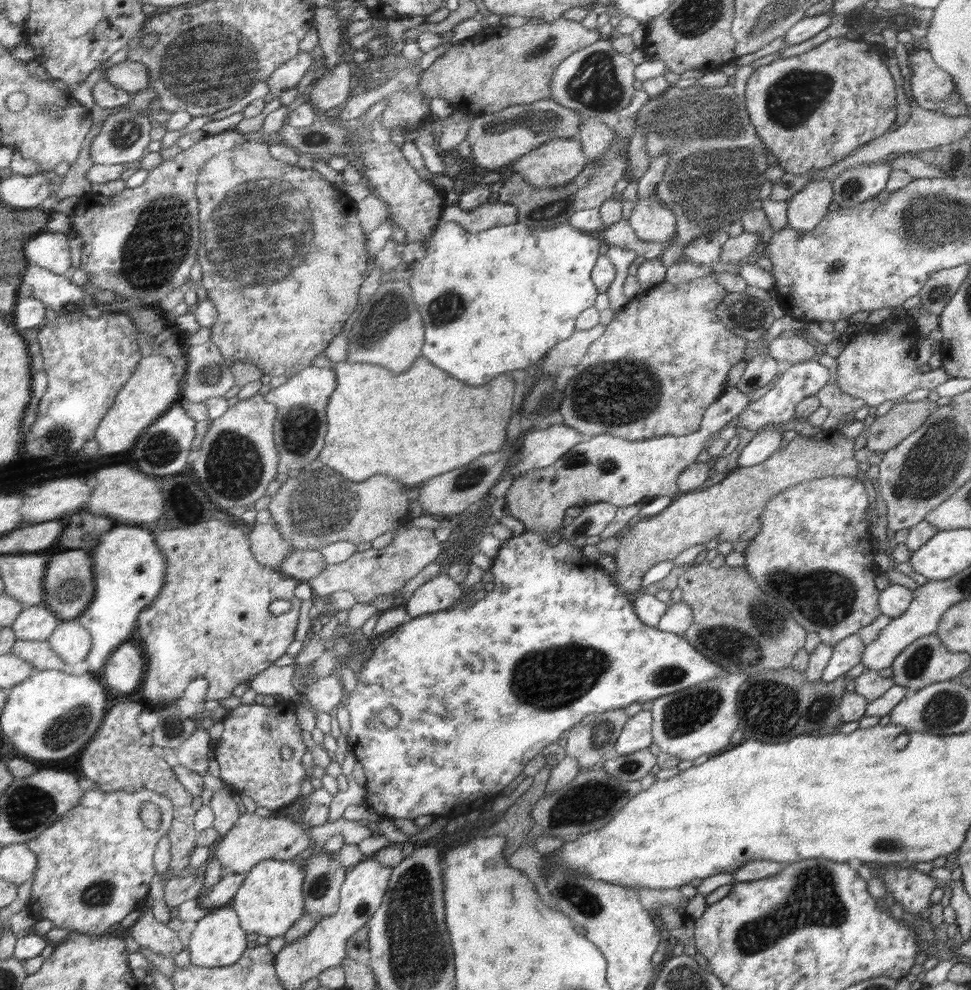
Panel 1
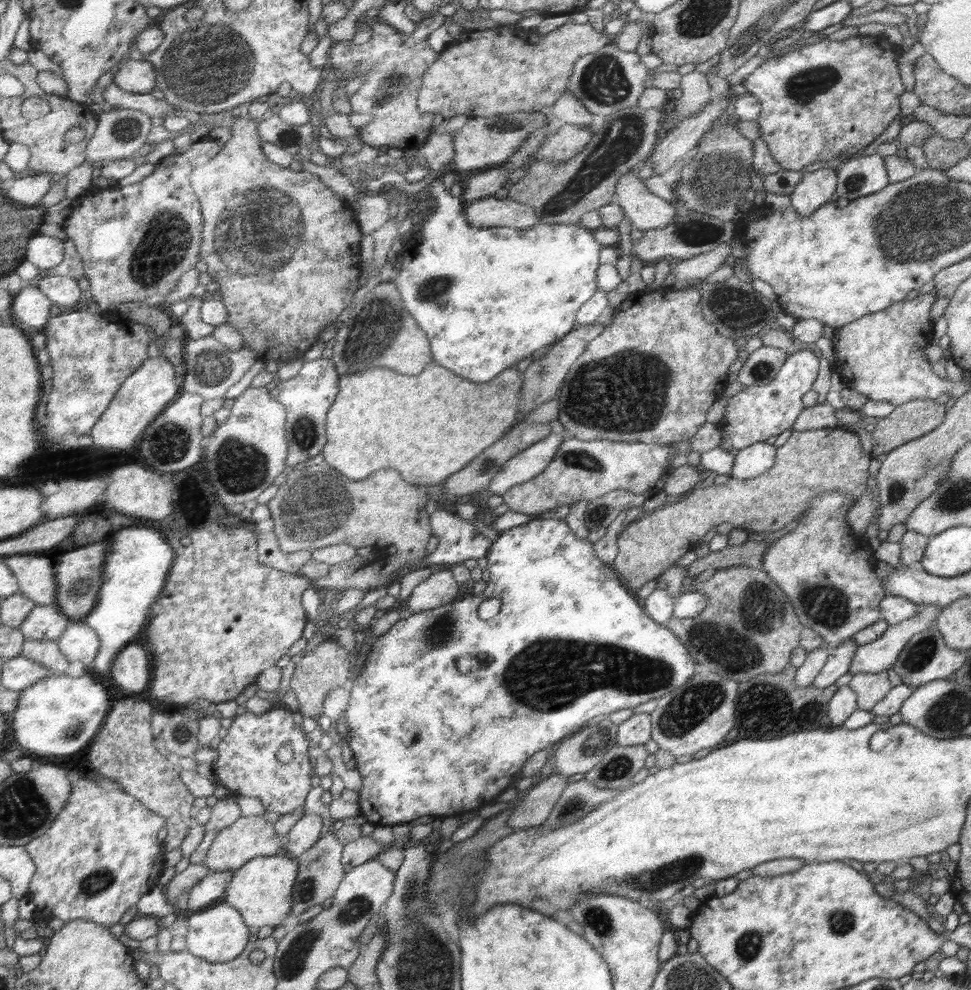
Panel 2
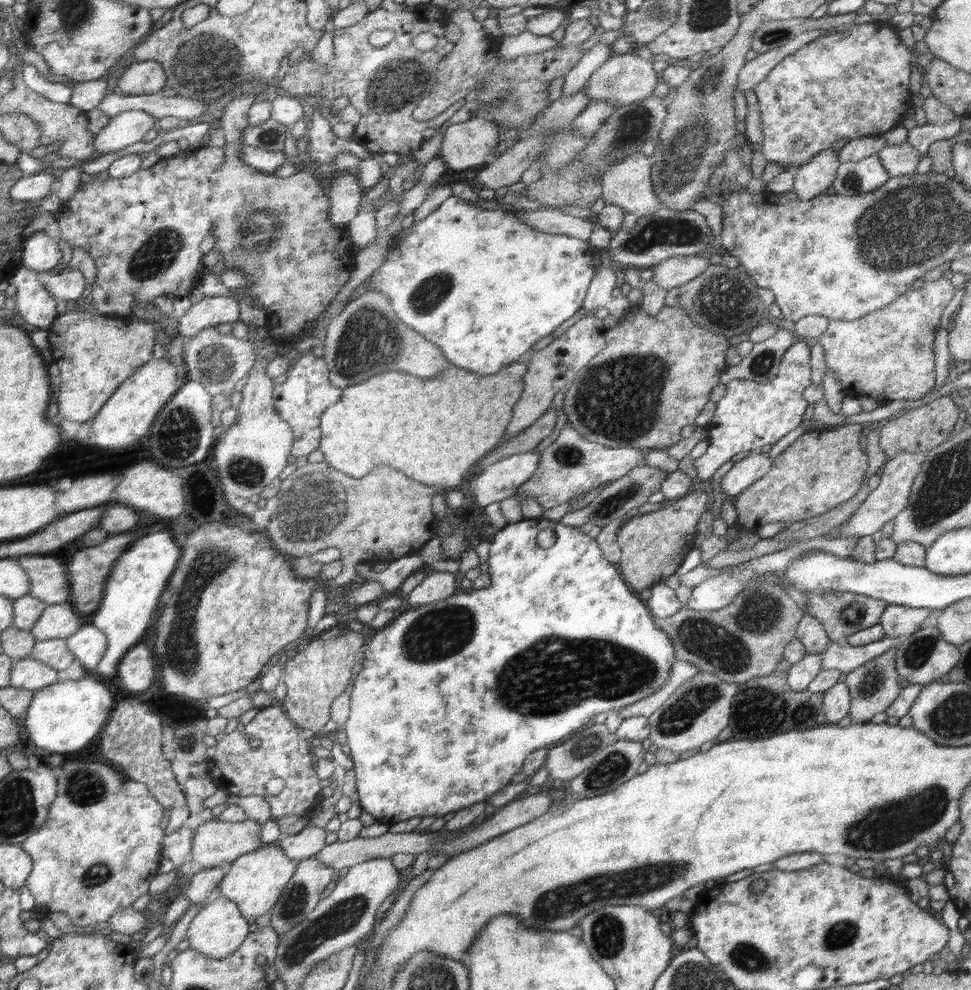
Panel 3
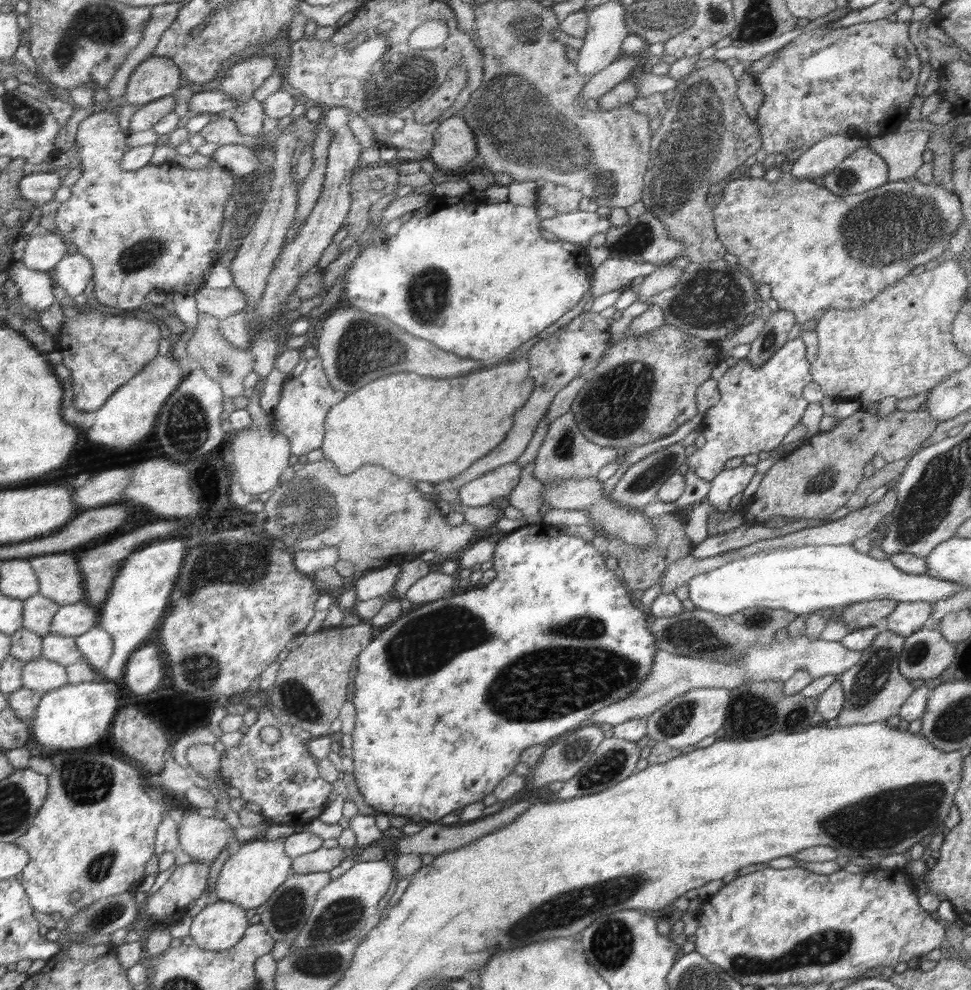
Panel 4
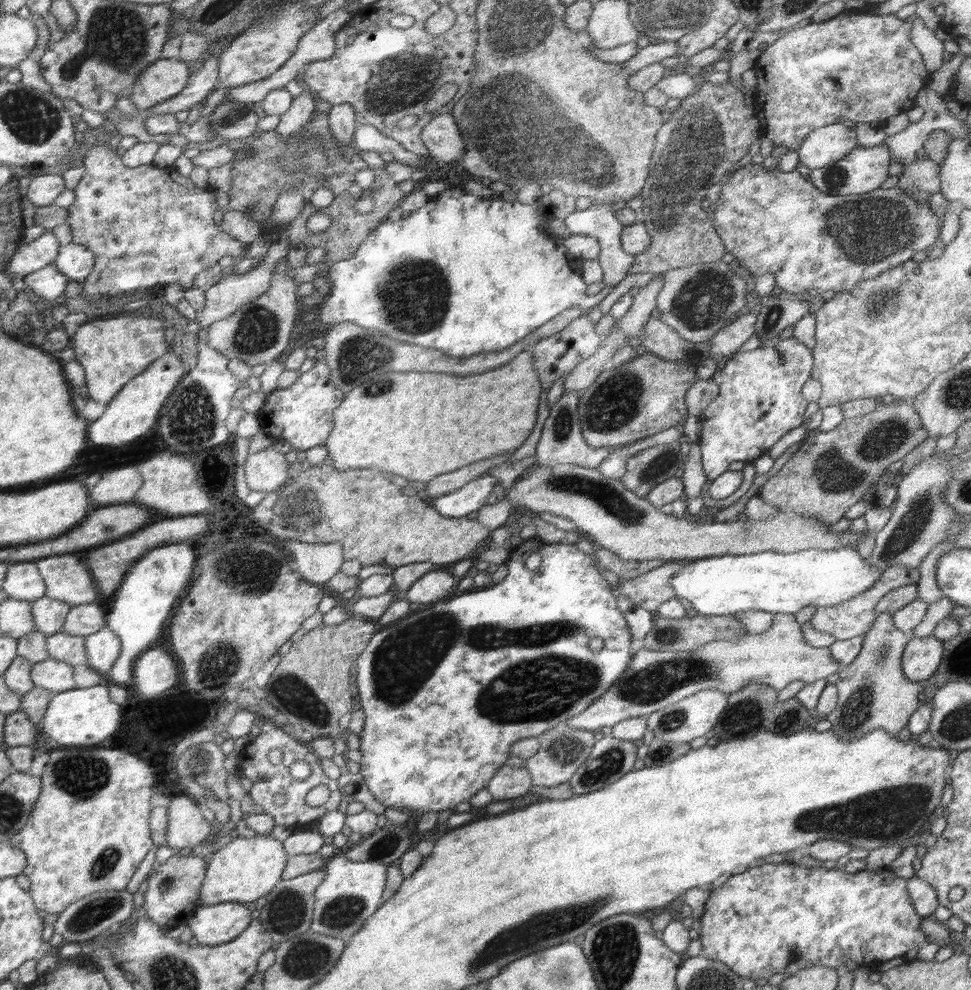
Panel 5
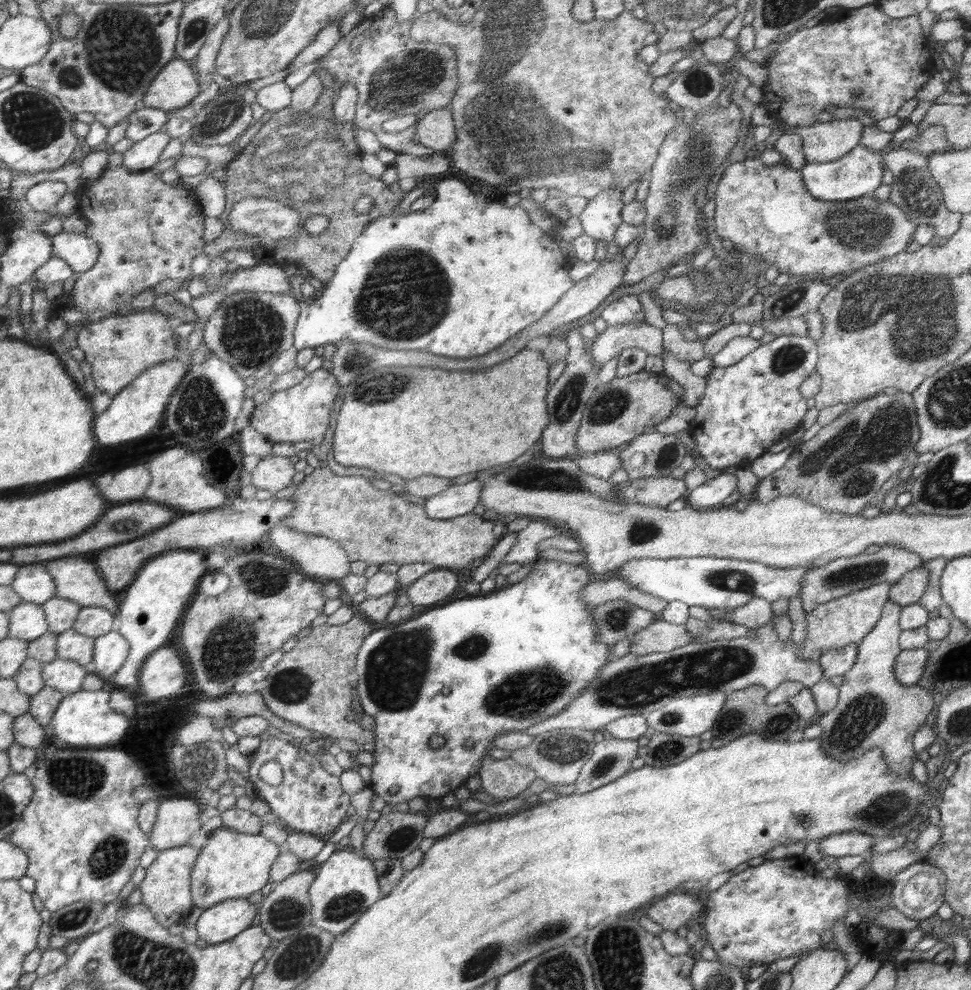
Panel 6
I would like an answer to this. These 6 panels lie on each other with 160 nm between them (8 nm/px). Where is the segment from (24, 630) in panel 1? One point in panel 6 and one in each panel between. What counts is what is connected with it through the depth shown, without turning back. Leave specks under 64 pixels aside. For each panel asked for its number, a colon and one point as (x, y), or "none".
2: (48, 622)
3: (60, 620)
4: (75, 619)
5: (83, 620)
6: (93, 621)

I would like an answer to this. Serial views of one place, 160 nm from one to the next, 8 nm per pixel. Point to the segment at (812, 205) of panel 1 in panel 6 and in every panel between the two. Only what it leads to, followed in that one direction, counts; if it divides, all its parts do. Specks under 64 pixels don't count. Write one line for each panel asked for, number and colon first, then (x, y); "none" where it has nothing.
2: (818, 184)
3: (813, 178)
4: (826, 155)
5: (825, 146)
6: (830, 139)

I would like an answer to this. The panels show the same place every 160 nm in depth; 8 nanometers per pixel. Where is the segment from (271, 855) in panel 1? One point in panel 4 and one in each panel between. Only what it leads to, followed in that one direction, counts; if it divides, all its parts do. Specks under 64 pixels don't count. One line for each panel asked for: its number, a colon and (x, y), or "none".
2: (249, 837)
3: (215, 842)
4: (203, 839)

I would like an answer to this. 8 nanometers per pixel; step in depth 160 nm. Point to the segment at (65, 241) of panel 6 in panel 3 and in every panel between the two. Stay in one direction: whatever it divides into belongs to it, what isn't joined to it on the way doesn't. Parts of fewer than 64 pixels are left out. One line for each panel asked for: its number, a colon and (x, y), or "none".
3: (68, 284)
4: (73, 272)
5: (75, 260)

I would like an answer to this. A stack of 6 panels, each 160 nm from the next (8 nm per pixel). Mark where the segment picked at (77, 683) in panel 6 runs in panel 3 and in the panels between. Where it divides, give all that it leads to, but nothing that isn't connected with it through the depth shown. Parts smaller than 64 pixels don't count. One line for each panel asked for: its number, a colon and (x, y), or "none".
3: (29, 674)
4: (40, 674)
5: (51, 674)

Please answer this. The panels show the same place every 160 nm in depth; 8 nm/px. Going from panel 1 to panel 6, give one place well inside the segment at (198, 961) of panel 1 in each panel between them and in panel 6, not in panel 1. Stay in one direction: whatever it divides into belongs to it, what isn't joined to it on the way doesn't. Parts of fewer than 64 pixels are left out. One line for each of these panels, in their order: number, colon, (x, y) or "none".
2: (219, 934)
3: (219, 928)
4: (220, 926)
5: (211, 925)
6: (216, 925)

